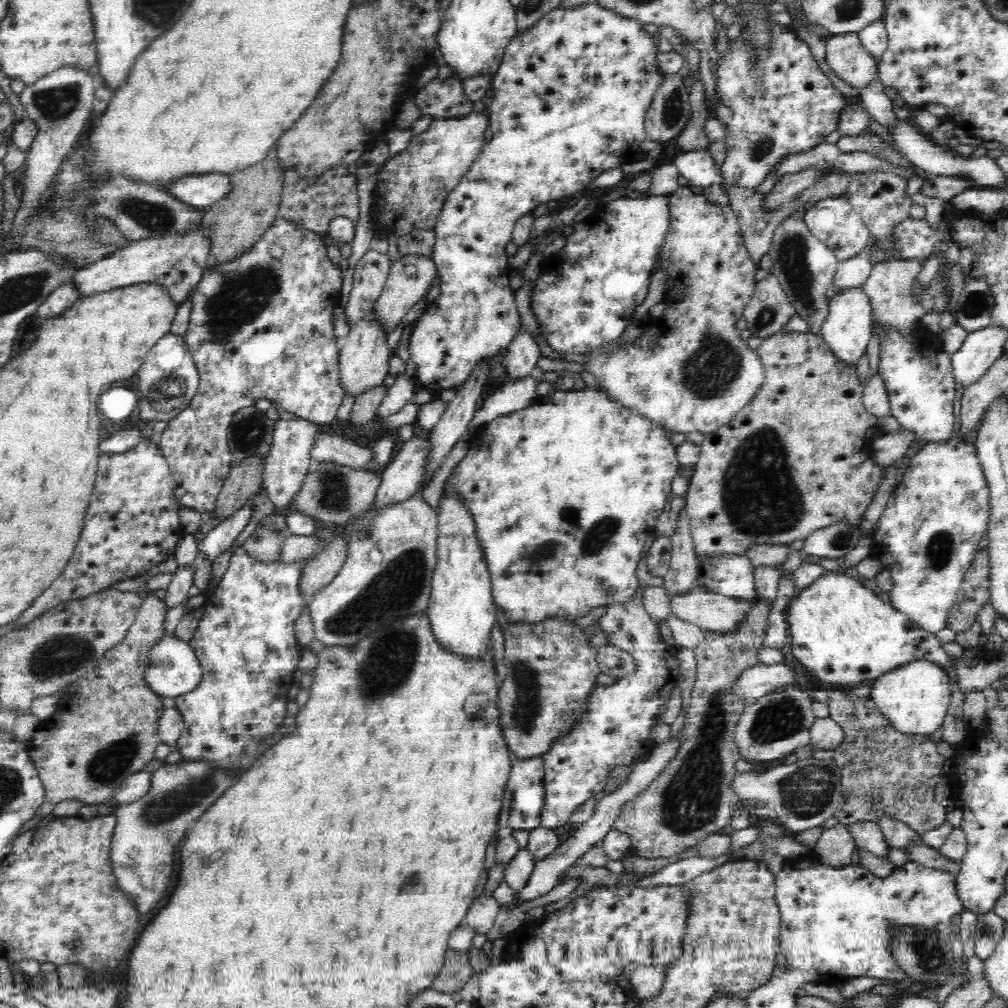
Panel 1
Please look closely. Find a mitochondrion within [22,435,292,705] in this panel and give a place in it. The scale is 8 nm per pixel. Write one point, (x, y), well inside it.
(64, 653)

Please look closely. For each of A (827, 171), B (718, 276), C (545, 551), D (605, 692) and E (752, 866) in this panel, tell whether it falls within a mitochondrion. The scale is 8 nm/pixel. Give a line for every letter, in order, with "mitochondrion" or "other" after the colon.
A: other
B: other
C: mitochondrion
D: other
E: other

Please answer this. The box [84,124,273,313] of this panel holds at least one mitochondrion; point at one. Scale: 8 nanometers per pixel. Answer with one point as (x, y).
(154, 217)

